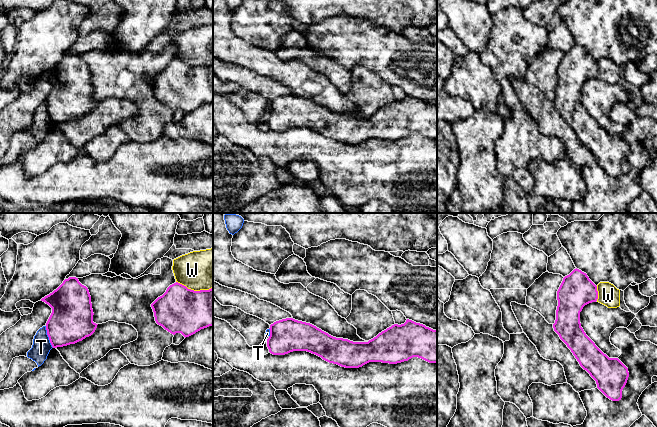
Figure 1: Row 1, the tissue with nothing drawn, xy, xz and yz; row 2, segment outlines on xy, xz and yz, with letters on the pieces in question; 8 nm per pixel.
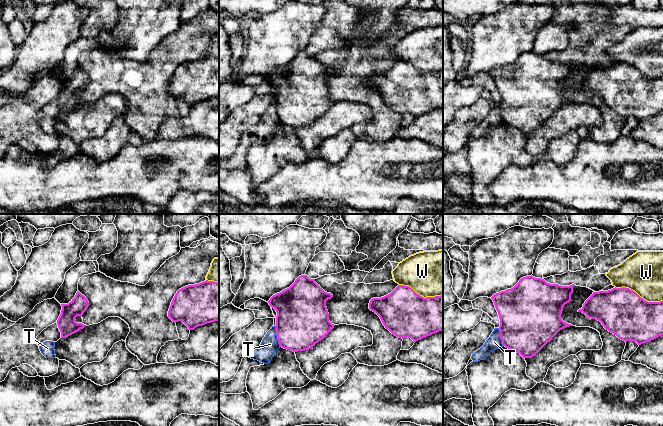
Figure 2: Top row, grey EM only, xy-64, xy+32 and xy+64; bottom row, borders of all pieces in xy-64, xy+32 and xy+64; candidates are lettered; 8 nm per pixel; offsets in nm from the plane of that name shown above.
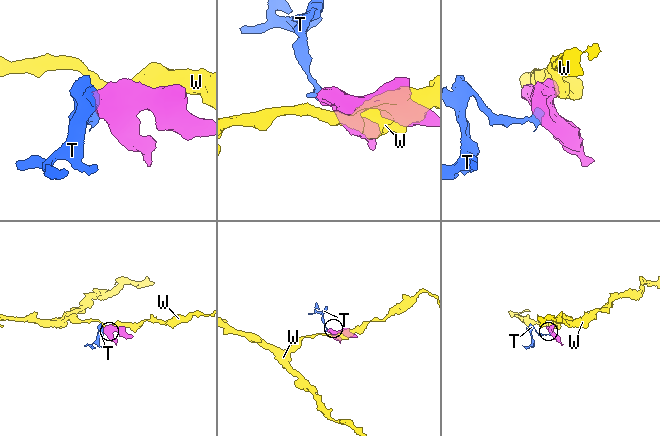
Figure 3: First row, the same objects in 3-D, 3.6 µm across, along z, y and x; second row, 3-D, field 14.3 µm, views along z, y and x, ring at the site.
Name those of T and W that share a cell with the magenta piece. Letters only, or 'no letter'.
no letter

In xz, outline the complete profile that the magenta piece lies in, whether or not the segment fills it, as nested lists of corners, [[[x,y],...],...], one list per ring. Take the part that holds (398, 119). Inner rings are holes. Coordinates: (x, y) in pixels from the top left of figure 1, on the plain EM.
[[[286,94],[270,101],[267,123],[273,131],[285,131],[293,127],[307,127],[323,136],[345,144],[359,144],[369,138],[397,140],[413,133],[429,139],[437,139],[437,106],[407,95],[404,100],[394,100],[368,118],[353,118],[336,114],[316,102]]]

